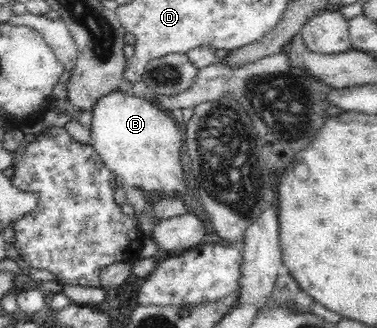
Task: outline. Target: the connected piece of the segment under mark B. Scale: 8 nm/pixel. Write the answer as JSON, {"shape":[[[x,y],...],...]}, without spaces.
{"shape":[[[119,90],[100,98],[93,110],[92,146],[105,167],[124,180],[123,185],[143,190],[153,199],[164,194],[188,194],[180,159],[183,140],[171,115],[158,109],[150,100],[123,94]]]}

